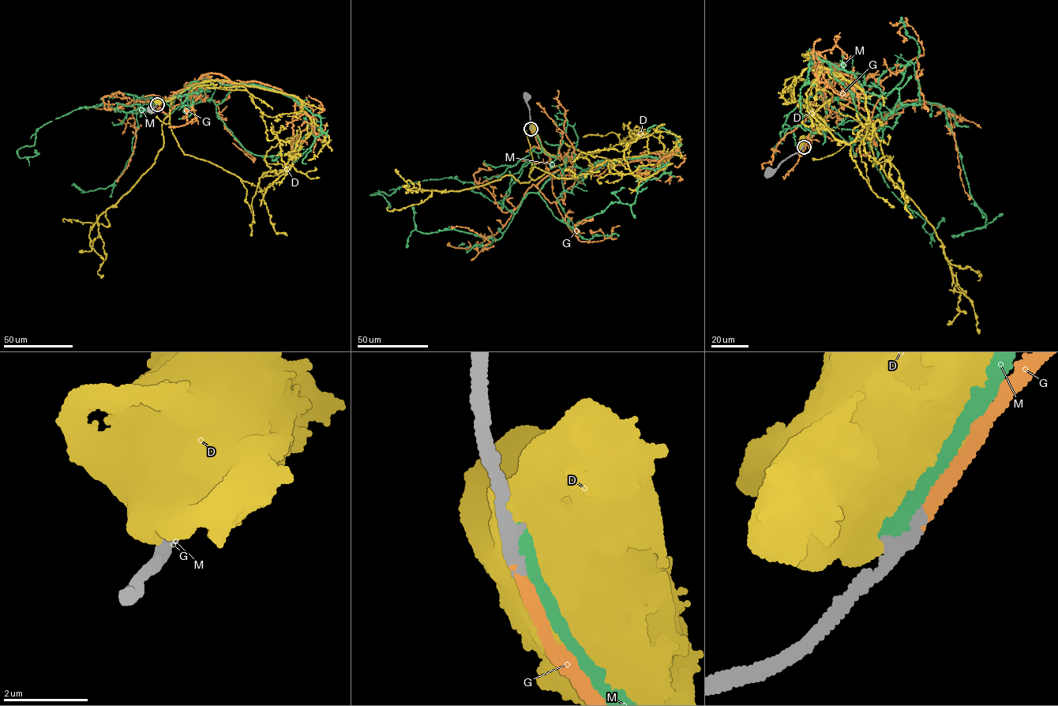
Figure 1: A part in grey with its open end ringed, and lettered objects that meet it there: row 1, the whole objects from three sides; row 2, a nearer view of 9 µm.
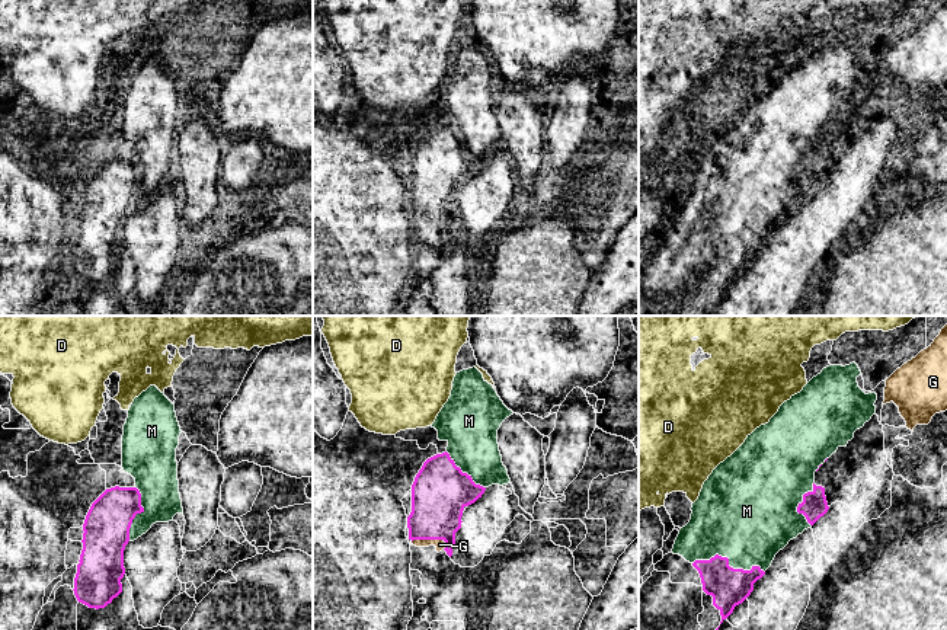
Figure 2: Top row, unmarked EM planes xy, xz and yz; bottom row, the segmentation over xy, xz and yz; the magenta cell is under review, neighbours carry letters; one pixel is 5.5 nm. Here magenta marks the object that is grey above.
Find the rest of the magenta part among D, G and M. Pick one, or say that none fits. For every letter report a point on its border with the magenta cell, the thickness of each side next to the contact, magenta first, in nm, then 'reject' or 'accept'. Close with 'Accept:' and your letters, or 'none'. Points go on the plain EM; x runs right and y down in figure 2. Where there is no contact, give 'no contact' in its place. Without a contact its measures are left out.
D: no contact; reject
G: meets magenta in xz at (431, 213); 300 nm thick on the magenta side, 60 nm on the other; accept
M: meets magenta in yz at (728, 236); 220 nm thick on the magenta side, 460 nm on the other; reject
Accept: G

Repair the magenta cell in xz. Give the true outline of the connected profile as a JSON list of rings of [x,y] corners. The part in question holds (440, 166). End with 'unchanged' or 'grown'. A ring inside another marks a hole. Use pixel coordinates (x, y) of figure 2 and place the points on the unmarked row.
[[[447,125],[428,132],[412,159],[412,186],[407,191],[412,218],[435,220],[438,227],[445,224],[451,231],[463,185],[484,164],[455,140]]]; grown

